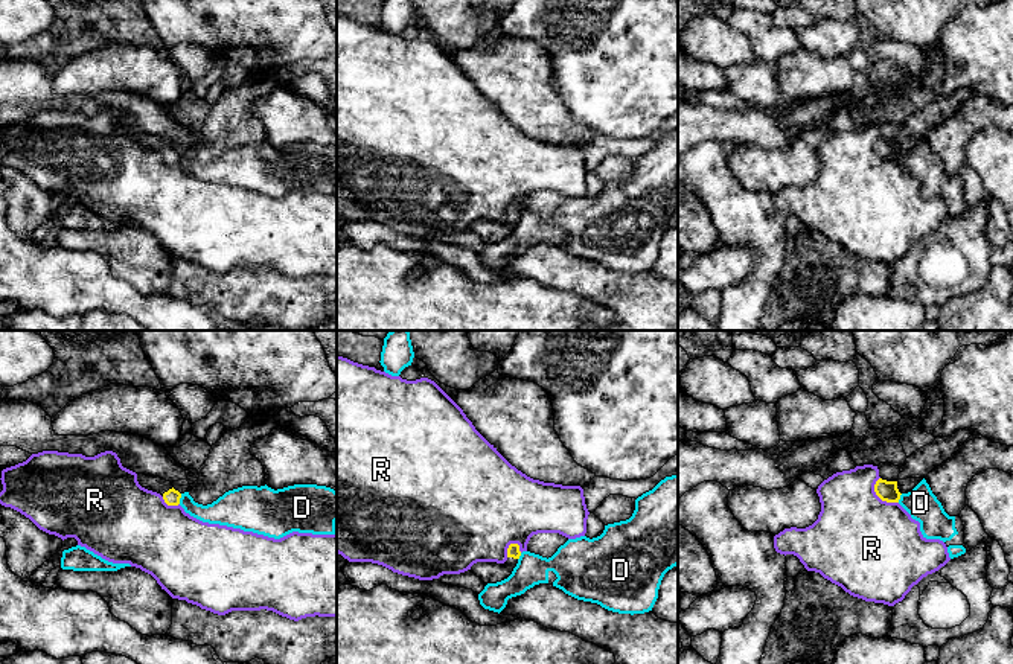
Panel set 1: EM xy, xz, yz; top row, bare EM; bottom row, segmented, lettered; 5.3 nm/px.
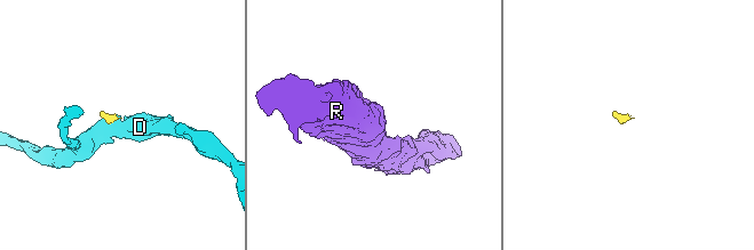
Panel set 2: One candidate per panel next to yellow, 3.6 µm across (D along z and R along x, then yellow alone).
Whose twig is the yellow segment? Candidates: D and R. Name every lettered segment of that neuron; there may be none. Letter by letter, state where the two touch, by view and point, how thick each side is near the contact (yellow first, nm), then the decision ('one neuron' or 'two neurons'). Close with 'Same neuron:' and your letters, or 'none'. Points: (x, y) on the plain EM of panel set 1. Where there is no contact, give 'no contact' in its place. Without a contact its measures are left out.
D: xy (180, 156) | 80/150 nm | two neurons
R: yz (879, 156) | 110/480 nm | two neurons
Same neuron: none

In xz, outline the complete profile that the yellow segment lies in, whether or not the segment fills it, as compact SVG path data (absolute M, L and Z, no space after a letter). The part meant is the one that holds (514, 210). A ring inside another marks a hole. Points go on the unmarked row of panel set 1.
M510 203L507 207L507 219L504 222L497 221L477 221L471 225L471 230L480 236L486 244L497 242L507 238L518 222L521 215L519 204Z

